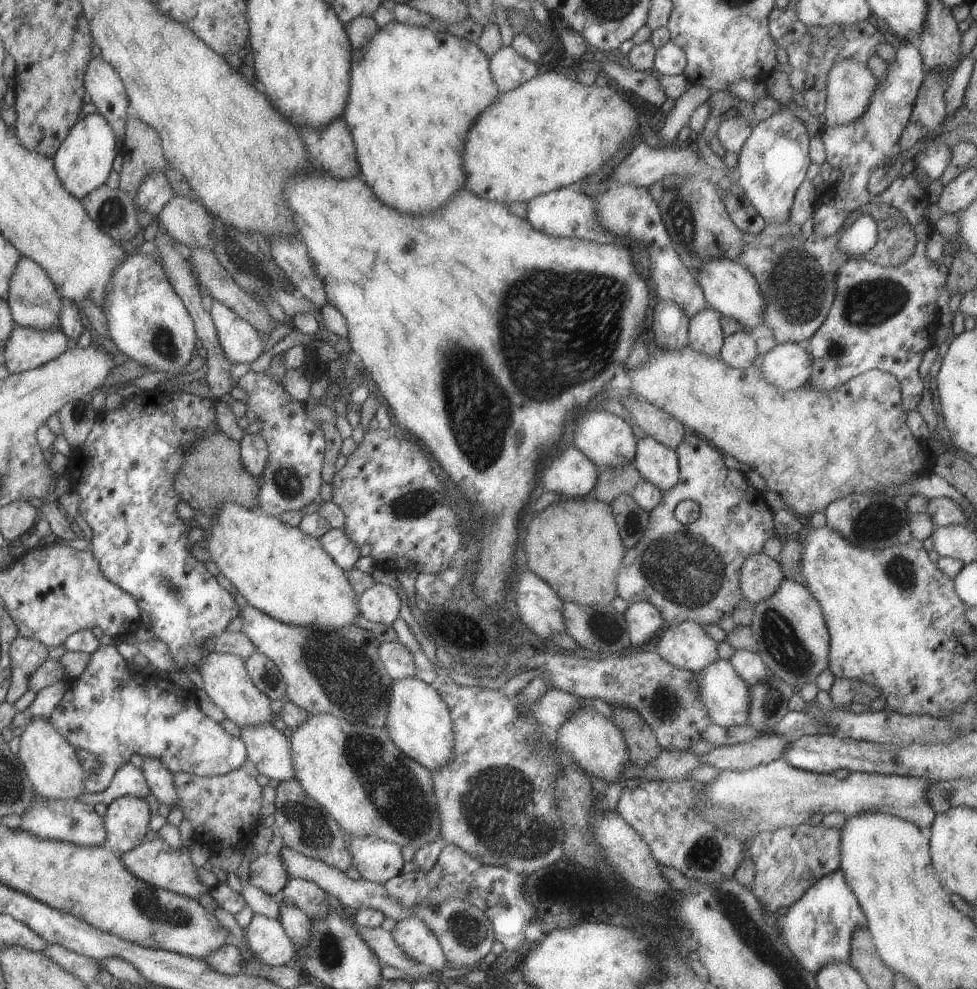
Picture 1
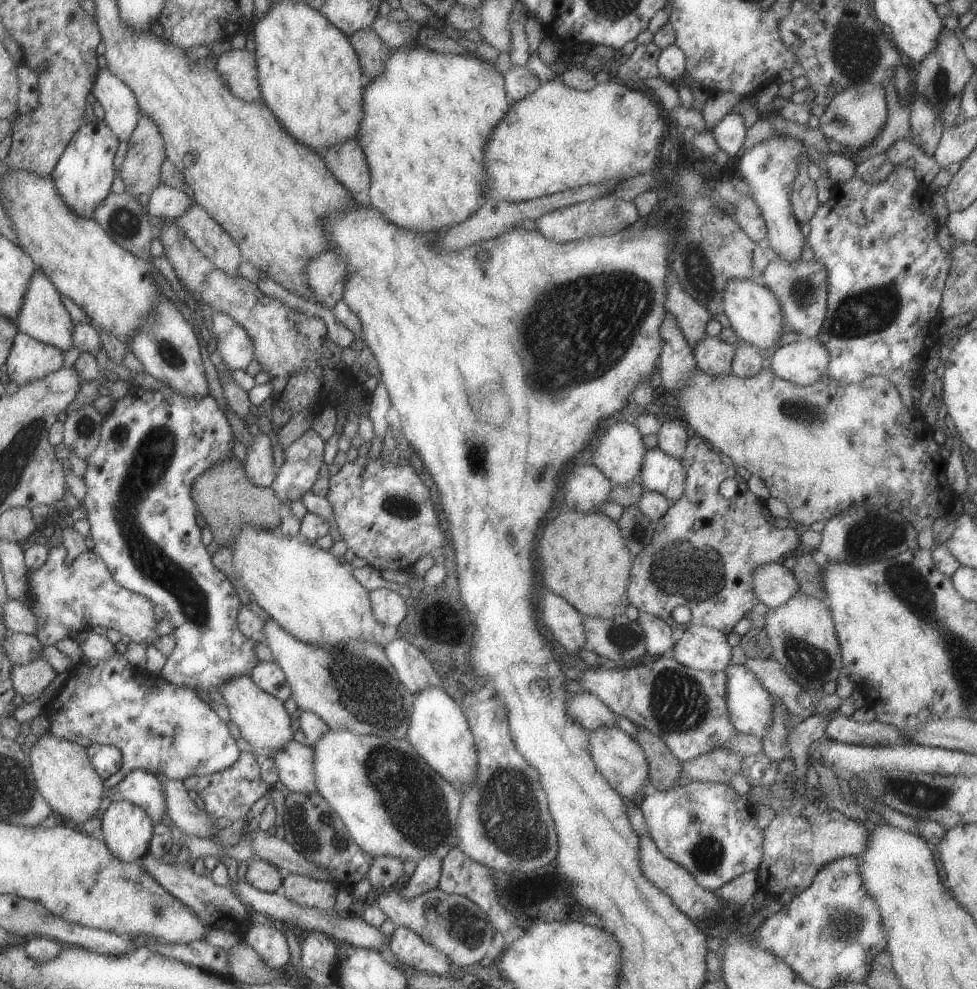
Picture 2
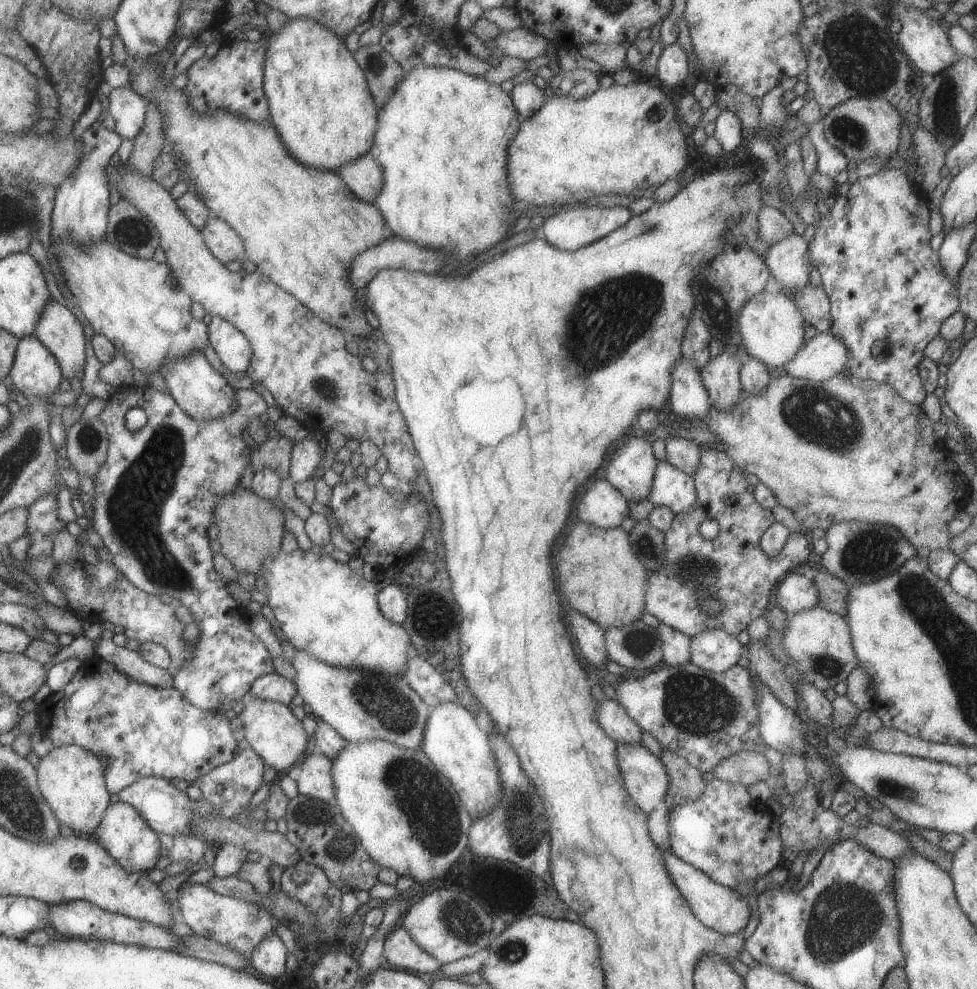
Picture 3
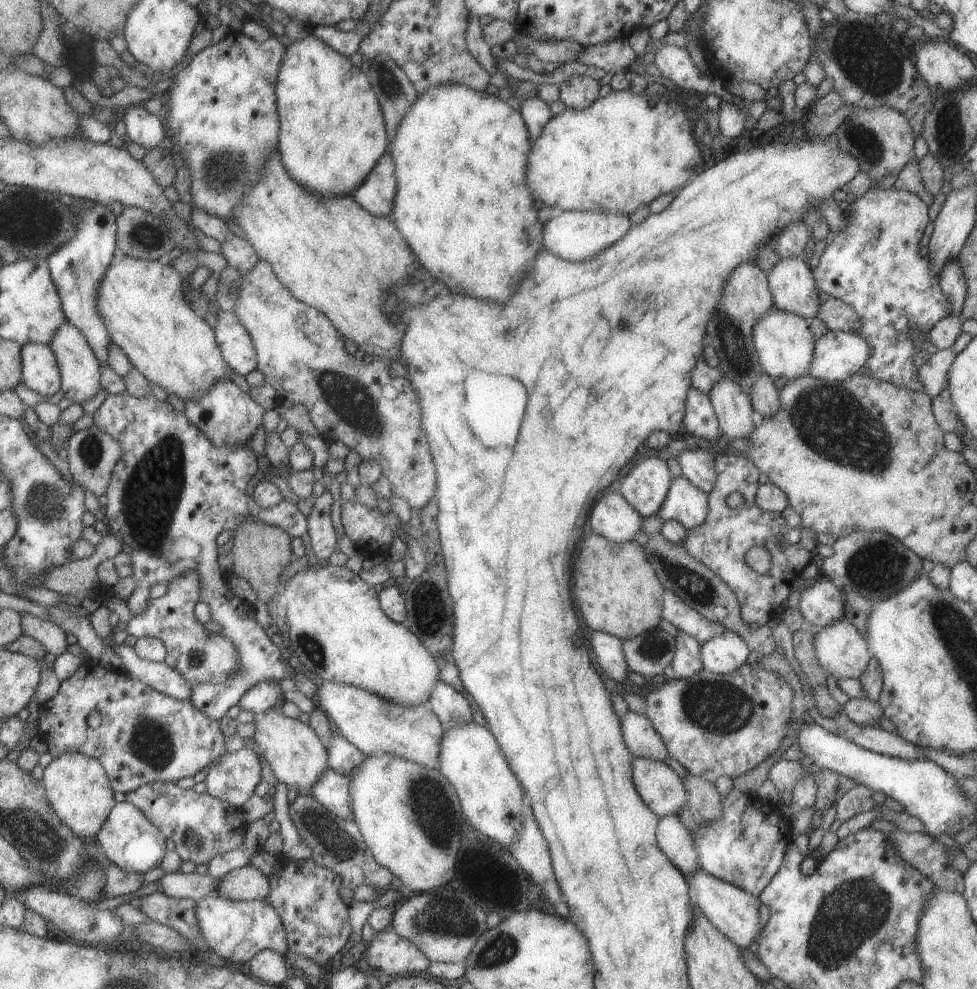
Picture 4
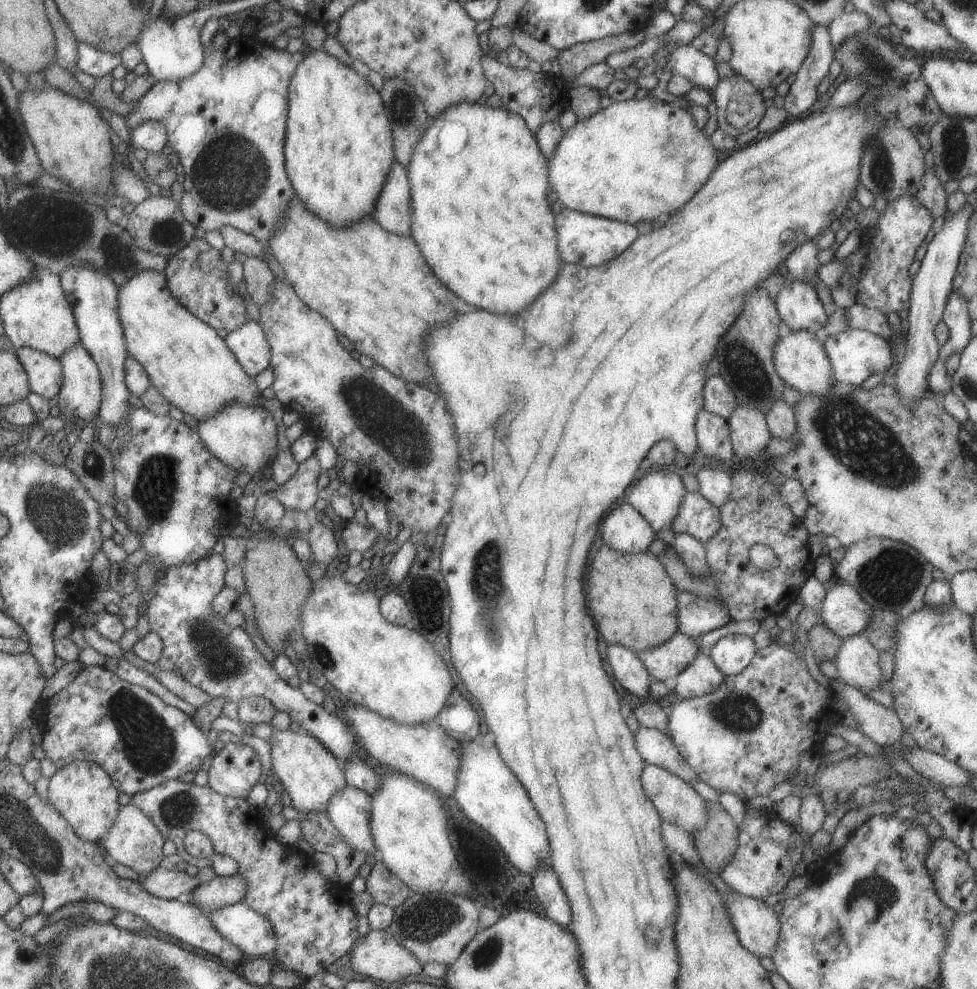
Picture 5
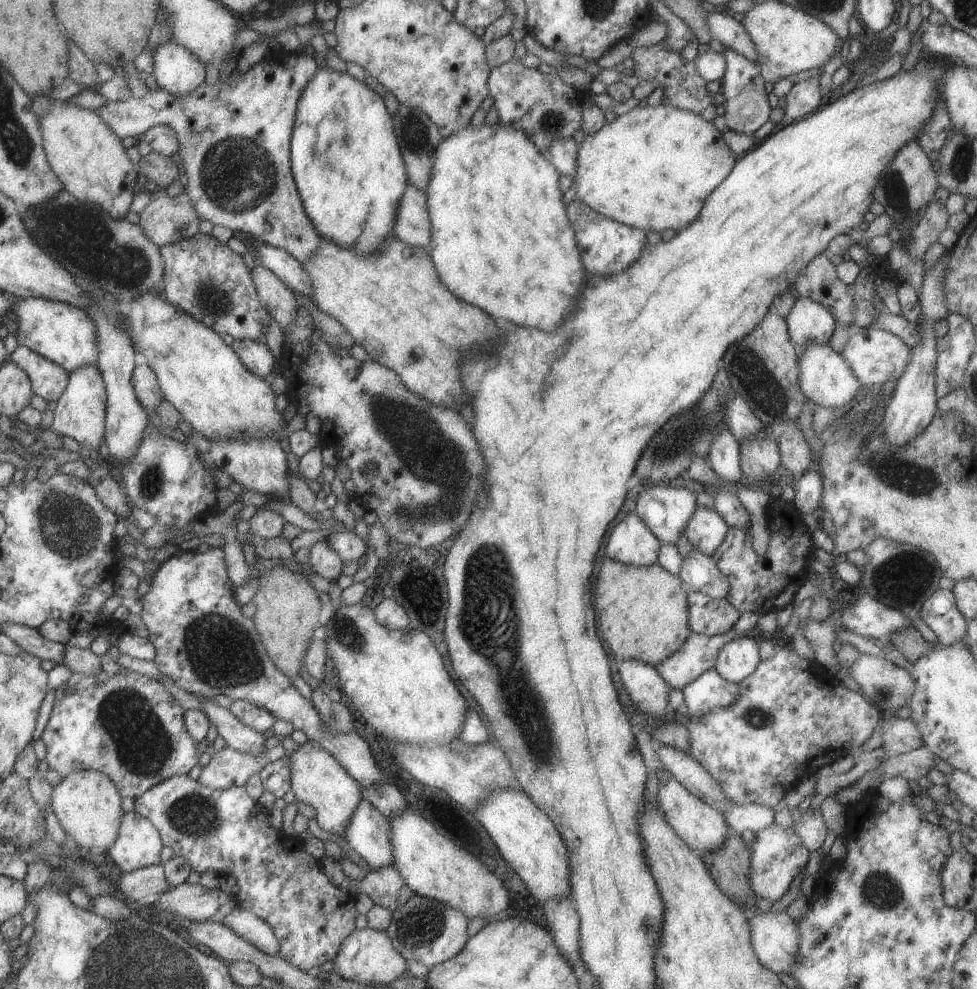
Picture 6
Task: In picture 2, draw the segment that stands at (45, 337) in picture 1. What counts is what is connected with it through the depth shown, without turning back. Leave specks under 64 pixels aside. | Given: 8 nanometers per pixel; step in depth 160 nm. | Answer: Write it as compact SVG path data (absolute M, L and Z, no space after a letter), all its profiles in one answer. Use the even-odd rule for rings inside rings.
M18 332L6 358L6 374L19 387L62 367L63 353L51 345Z

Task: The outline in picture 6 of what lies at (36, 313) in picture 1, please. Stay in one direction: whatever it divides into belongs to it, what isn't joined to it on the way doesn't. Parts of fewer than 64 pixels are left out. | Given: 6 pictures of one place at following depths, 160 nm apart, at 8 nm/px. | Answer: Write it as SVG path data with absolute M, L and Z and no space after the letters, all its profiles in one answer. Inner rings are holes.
M87 364L75 368L69 372L67 386L56 401L53 422L48 430L75 440L81 448L97 451L104 440L105 400L105 386L96 366Z

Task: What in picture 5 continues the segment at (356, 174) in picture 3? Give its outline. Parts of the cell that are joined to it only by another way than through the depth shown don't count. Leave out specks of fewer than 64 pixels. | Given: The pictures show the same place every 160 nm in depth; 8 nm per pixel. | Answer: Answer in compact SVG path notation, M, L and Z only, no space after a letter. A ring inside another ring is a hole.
M395 161L377 197L372 216L383 230L402 237L411 234L411 193L406 168Z

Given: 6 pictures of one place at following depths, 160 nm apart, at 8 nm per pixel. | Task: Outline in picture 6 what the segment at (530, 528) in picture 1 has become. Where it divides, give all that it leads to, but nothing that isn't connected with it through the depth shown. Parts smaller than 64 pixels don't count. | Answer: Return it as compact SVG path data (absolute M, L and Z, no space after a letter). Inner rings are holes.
M612 559L603 560L595 586L599 632L603 632L617 660L633 658L654 668L691 635L687 624L686 588L678 576L669 574L659 564L632 566Z

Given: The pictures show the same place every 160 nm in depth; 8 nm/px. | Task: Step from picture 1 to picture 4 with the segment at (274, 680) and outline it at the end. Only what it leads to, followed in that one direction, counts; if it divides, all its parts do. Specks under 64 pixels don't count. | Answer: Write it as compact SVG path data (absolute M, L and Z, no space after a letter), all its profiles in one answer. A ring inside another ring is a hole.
M267 680L251 685L237 702L240 709L251 712L255 717L275 704L277 698L282 697L279 684L269 684Z

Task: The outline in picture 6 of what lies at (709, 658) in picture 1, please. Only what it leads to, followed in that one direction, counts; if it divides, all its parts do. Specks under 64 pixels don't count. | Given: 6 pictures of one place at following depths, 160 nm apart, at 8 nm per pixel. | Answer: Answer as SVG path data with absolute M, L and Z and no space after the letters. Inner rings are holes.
M741 636L719 648L714 668L721 678L737 684L751 675L759 660L758 640L751 636Z

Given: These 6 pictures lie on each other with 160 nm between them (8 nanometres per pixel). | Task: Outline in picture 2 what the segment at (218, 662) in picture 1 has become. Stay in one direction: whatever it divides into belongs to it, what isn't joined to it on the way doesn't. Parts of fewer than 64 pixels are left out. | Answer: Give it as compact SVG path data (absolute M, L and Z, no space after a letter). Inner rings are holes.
M249 675L235 677L227 681L217 692L225 700L229 710L229 718L240 730L240 736L253 748L252 753L260 760L271 757L285 743L293 740L293 728L291 728L292 716L287 714L283 703L274 696L263 692L249 678Z

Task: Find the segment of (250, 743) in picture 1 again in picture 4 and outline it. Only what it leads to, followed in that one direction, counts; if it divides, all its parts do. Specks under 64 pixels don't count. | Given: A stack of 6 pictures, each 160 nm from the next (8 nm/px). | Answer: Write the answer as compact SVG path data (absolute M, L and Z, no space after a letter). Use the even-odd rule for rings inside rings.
M329 768L322 772L319 780L312 785L310 795L323 805L334 817L353 821L351 808L350 780Z

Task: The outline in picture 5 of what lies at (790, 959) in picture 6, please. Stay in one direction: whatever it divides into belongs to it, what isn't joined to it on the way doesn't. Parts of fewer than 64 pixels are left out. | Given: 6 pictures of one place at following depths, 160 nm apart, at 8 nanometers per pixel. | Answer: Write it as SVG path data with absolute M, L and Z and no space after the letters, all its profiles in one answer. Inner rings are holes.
M733 890L720 895L739 944L755 956L770 957L779 938L780 922L777 913L762 899L740 895Z

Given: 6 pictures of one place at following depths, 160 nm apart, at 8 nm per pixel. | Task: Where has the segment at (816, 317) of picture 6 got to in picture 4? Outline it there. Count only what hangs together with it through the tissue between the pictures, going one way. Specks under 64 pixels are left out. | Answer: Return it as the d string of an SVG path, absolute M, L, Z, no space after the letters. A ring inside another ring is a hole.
M801 258L780 259L766 279L777 309L796 314L805 320L816 316L820 305L817 298L818 288L812 271Z

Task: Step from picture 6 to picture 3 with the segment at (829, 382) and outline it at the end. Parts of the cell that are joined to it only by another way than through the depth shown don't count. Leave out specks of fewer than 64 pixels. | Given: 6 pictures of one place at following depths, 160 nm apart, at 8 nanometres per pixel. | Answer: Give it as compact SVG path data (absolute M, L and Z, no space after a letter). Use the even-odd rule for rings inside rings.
M763 289L752 296L738 314L740 332L745 354L760 360L767 368L783 368L804 343L804 318L793 300L781 291L769 293Z

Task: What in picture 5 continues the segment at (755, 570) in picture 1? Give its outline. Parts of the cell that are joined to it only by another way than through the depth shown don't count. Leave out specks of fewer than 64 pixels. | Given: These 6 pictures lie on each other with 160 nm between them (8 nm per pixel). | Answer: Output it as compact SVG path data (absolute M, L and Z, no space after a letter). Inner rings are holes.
M837 584L825 593L821 618L838 637L861 634L870 624L873 610L853 586Z

